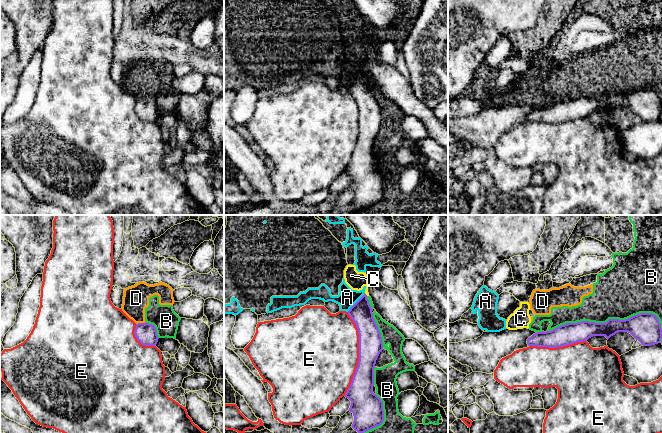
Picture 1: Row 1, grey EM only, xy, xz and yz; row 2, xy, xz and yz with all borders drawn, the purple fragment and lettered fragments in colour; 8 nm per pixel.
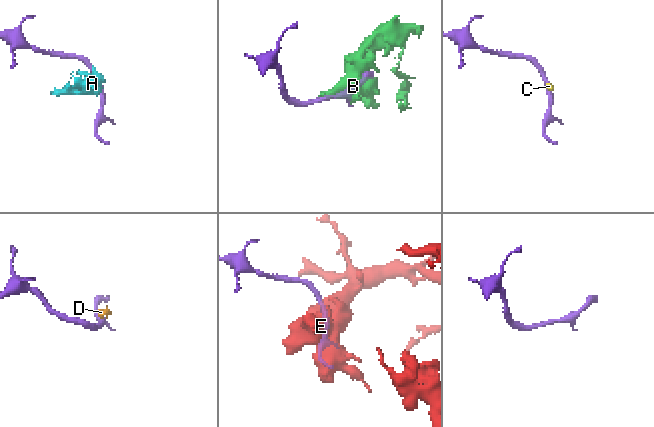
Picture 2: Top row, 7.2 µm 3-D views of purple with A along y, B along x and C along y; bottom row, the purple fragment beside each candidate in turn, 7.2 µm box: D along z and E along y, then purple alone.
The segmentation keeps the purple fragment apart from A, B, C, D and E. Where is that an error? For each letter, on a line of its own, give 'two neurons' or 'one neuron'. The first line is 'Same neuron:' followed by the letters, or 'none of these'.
Same neuron: none of these
A: two neurons
B: two neurons
C: two neurons
D: two neurons
E: two neurons

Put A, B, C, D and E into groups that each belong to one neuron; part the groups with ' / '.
A / B C D / E

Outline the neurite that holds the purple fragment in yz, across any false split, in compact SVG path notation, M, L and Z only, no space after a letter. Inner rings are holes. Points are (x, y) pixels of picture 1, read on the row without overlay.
M640 89L625 96L609 95L606 99L566 99L551 107L533 110L527 115L527 120L557 124L583 118L593 112L605 112L609 115L618 108L630 109L643 122L658 120L662 115L662 104L657 92L652 89Z

